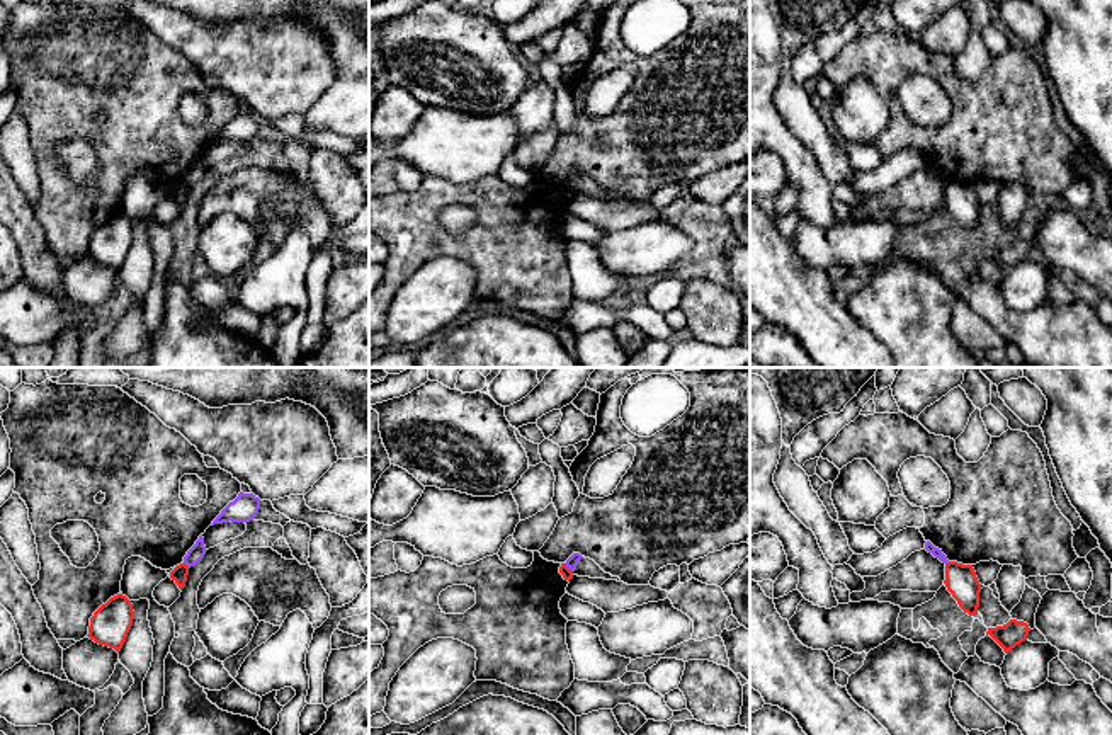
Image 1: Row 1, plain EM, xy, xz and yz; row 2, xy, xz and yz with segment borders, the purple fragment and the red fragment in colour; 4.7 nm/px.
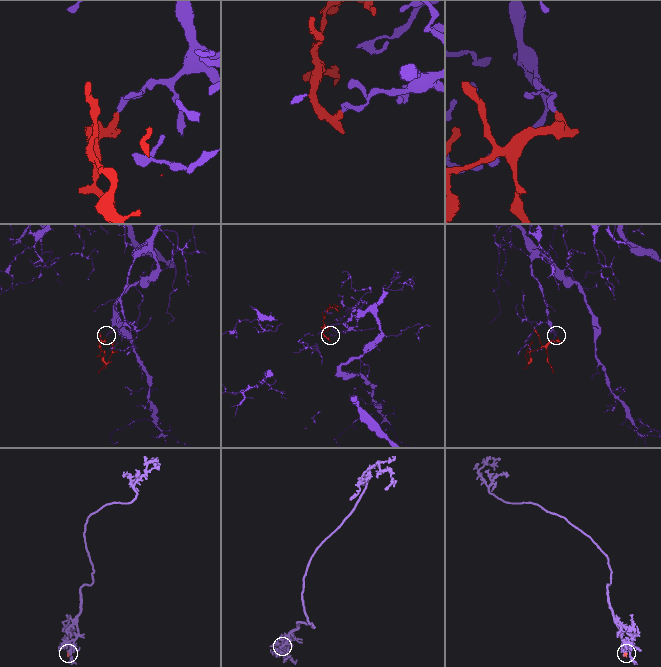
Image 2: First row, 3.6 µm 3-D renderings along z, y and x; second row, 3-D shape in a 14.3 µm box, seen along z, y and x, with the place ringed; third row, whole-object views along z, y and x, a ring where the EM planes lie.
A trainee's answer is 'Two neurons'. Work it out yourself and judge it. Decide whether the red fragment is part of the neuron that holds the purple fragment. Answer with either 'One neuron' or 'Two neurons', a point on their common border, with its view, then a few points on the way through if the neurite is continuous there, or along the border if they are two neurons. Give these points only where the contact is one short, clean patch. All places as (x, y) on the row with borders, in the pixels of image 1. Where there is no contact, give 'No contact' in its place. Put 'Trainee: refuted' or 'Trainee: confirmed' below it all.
Two neurons. Touches purple at xy (187, 565). Boundary: xy (184, 562), (189, 567)
Trainee: confirmed

